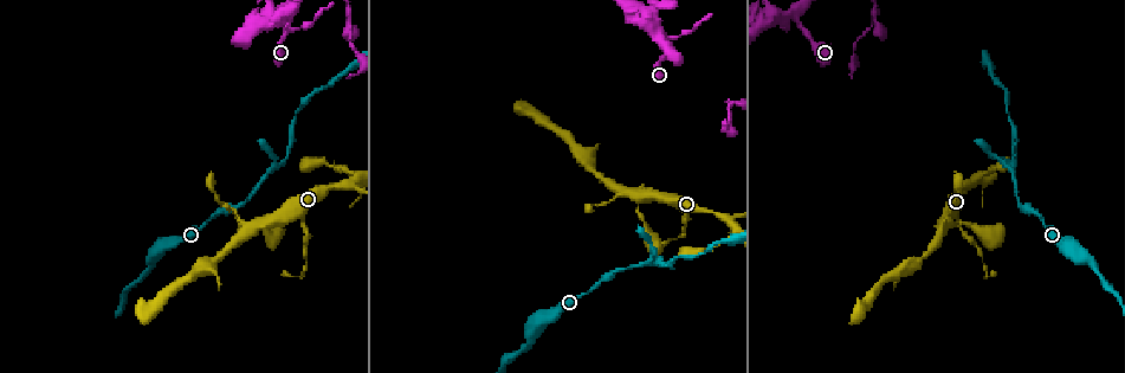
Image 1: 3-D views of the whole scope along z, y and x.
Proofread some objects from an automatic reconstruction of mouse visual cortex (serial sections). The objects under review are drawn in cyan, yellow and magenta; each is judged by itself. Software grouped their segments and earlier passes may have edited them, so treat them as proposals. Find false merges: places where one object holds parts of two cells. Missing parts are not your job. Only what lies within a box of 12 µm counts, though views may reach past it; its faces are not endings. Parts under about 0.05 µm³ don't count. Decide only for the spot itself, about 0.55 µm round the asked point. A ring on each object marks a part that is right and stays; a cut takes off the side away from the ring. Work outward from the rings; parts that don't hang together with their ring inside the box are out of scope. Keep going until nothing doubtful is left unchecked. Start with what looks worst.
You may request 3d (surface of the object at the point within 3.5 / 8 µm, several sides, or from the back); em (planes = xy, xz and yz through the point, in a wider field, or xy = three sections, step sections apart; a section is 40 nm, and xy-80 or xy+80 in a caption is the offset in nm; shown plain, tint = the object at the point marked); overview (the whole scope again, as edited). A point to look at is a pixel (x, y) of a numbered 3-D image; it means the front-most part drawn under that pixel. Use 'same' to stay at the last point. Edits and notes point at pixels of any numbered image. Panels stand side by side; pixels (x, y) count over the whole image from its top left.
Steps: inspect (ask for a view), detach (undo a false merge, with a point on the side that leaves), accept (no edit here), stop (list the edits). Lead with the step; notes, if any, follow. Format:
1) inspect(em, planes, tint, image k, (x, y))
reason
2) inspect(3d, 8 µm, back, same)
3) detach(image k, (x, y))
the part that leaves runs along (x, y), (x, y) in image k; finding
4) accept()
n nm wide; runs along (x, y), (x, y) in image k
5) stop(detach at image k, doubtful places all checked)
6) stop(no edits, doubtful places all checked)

inspect(3d, 8 µm, image 1, (268, 172))
branch point

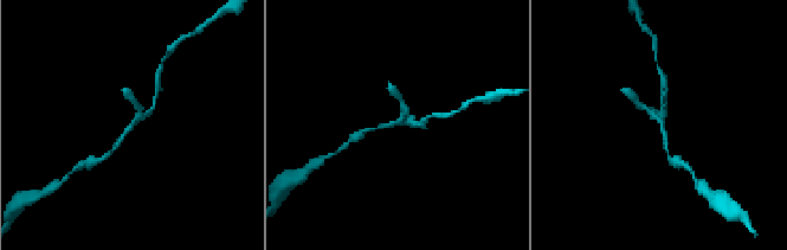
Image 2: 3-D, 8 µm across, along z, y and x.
inspect(em, planes, tint, image 2, (397, 123))

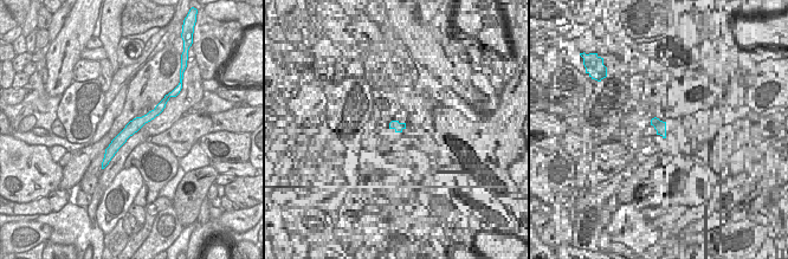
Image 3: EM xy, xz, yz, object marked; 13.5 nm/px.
accept()
runs along (110, 152), (155, 100) in image 2; all the same cell

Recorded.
inspect(3d, 3.5 µm, image 1, (264, 23))
thin arm on a thick one

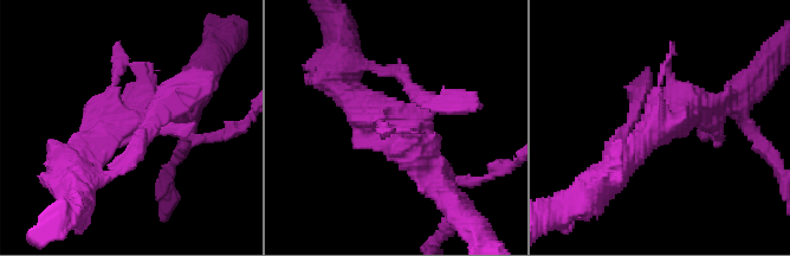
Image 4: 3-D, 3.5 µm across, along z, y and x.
inspect(em, xy, step 3, tint, image 4, (396, 137))
need the tissue

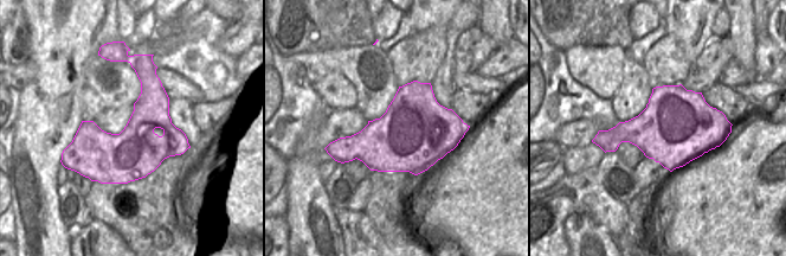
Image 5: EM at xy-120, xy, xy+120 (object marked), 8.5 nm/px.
accept()
runs along (721, 103), (649, 126), (640, 93) in image 4; one cell here

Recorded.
inspect(3d, 3.5 µm, image 1, (948, 223))

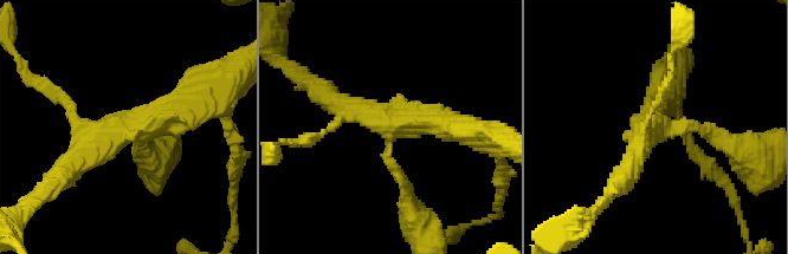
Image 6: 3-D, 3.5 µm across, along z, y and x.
inspect(em, xy, step 1, tint, image 6, (652, 127))

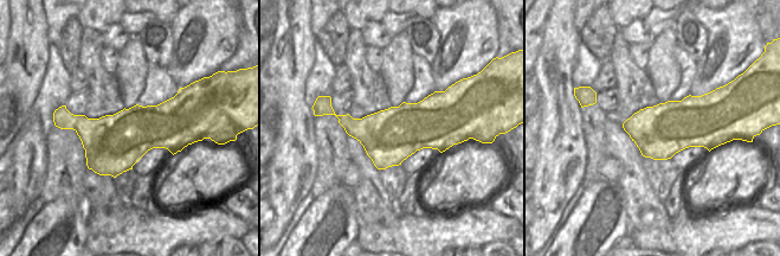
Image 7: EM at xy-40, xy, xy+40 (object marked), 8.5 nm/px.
inspect(em, xy, step 5, tint, same)
cut it another way

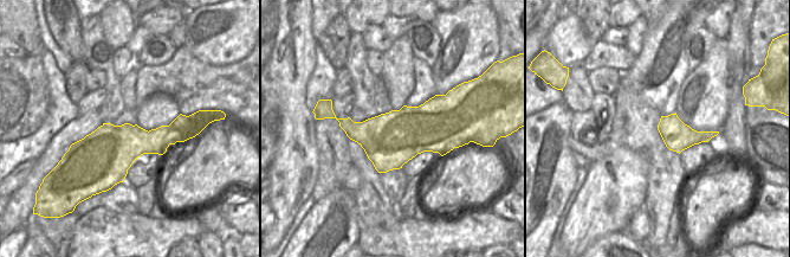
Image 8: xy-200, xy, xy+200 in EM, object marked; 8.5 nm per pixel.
accept()
4 arms; arms of 150, 150, 300, 350 nm; runs along (195, 96), (64, 171) in image 6; all the same cell

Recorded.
stop(no edits, doubtful places all checked)

